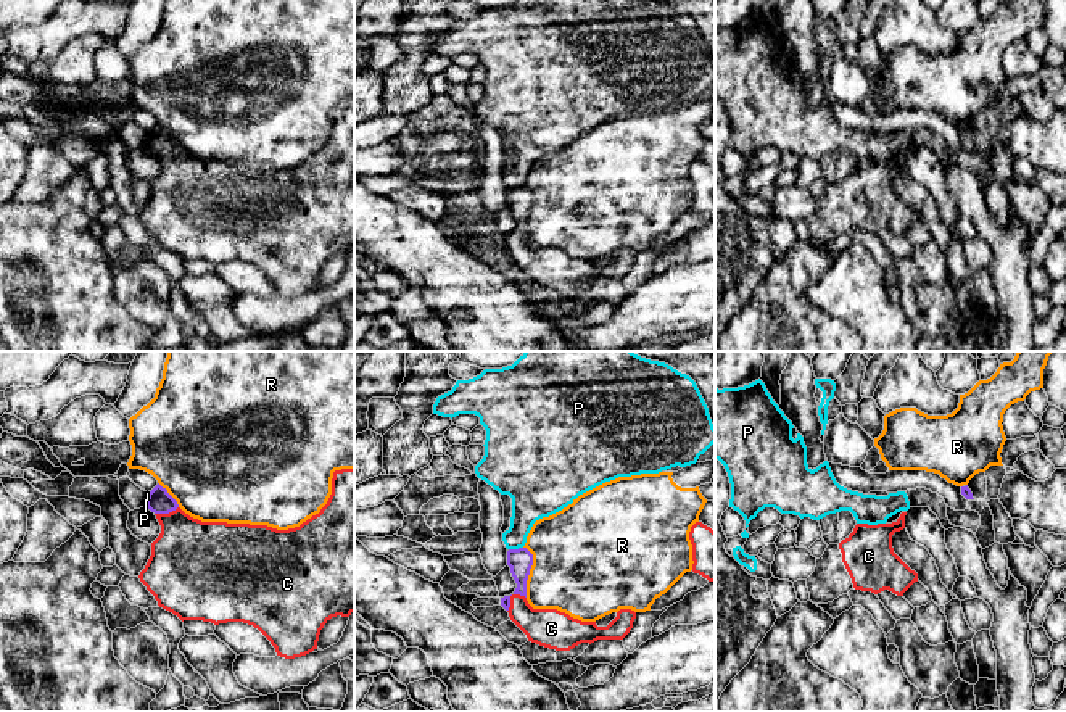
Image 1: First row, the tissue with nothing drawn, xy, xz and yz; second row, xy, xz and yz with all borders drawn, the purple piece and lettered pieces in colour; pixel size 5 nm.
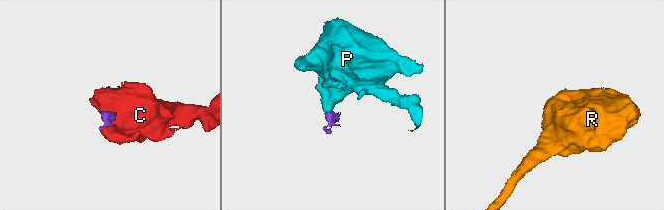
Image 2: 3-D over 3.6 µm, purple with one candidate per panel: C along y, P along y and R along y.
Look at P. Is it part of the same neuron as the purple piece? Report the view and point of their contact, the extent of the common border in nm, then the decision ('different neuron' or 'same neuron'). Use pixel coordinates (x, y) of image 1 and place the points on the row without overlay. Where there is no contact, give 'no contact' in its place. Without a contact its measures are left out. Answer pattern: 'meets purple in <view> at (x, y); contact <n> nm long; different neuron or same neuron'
meets purple in xz at (516, 189); contact 70 nm long; different neuron

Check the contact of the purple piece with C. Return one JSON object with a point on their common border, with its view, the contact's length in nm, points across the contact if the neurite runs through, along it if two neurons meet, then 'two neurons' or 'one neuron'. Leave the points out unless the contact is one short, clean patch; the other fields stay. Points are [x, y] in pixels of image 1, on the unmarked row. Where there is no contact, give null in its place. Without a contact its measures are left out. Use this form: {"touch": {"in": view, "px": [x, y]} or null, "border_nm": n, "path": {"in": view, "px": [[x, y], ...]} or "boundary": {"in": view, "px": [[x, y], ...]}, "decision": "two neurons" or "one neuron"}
{"touch": {"in": "xy", "px": [166, 152]}, "border_nm": 130, "decision": "one neuron"}

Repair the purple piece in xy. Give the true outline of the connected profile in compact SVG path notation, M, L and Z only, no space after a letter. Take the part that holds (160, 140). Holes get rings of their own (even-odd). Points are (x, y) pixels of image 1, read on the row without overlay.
M354 108L335 110L327 143L319 153L288 169L201 161L185 153L159 122L148 130L147 147L156 155L161 172L151 182L151 195L138 217L158 245L182 261L243 261L258 267L275 287L277 295L295 298L317 288L320 269L332 256L349 256L354 251Z

